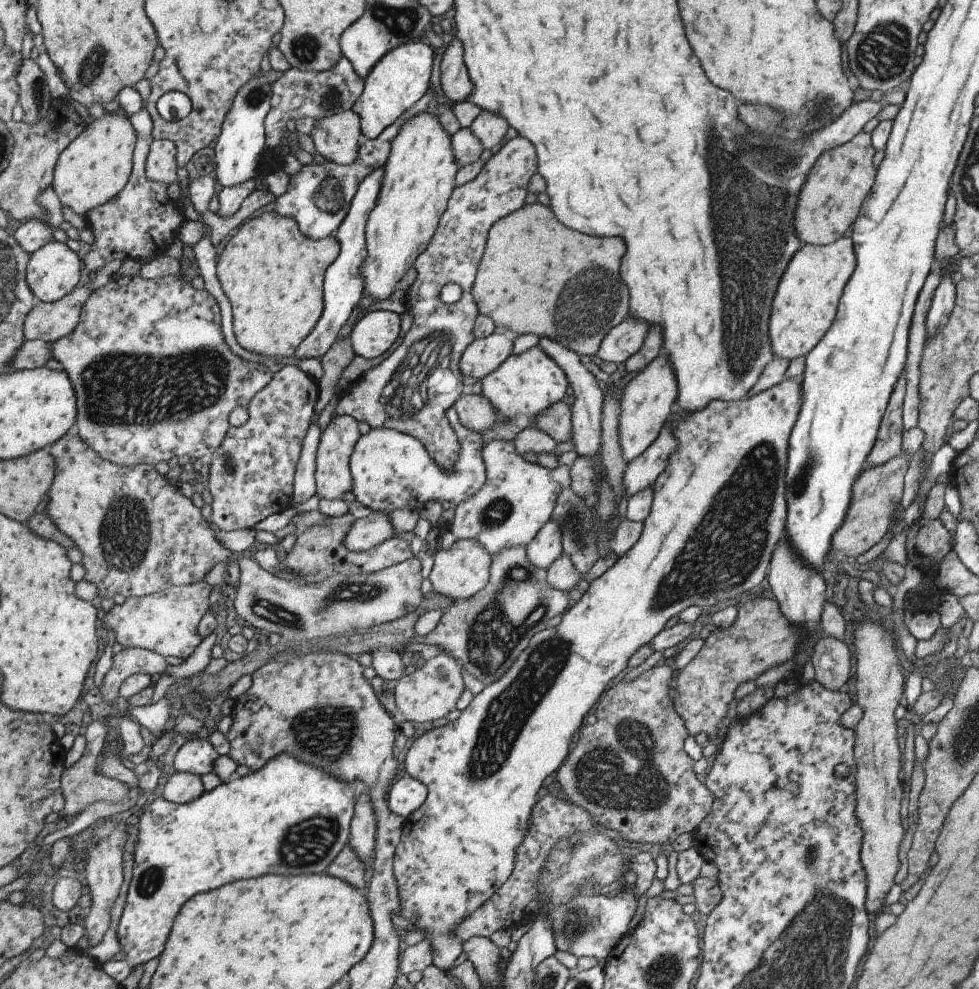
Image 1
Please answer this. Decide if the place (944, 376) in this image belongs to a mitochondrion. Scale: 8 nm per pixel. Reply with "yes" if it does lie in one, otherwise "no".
yes

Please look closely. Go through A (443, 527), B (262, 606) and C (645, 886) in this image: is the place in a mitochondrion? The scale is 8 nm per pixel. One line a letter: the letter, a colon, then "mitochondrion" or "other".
A: other
B: mitochondrion
C: other

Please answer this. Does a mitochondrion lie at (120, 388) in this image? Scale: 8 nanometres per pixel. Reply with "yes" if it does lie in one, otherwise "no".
yes

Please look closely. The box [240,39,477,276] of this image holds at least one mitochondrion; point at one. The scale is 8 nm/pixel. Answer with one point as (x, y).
(327, 197)

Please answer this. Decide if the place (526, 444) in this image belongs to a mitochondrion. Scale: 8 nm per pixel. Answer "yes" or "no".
no

